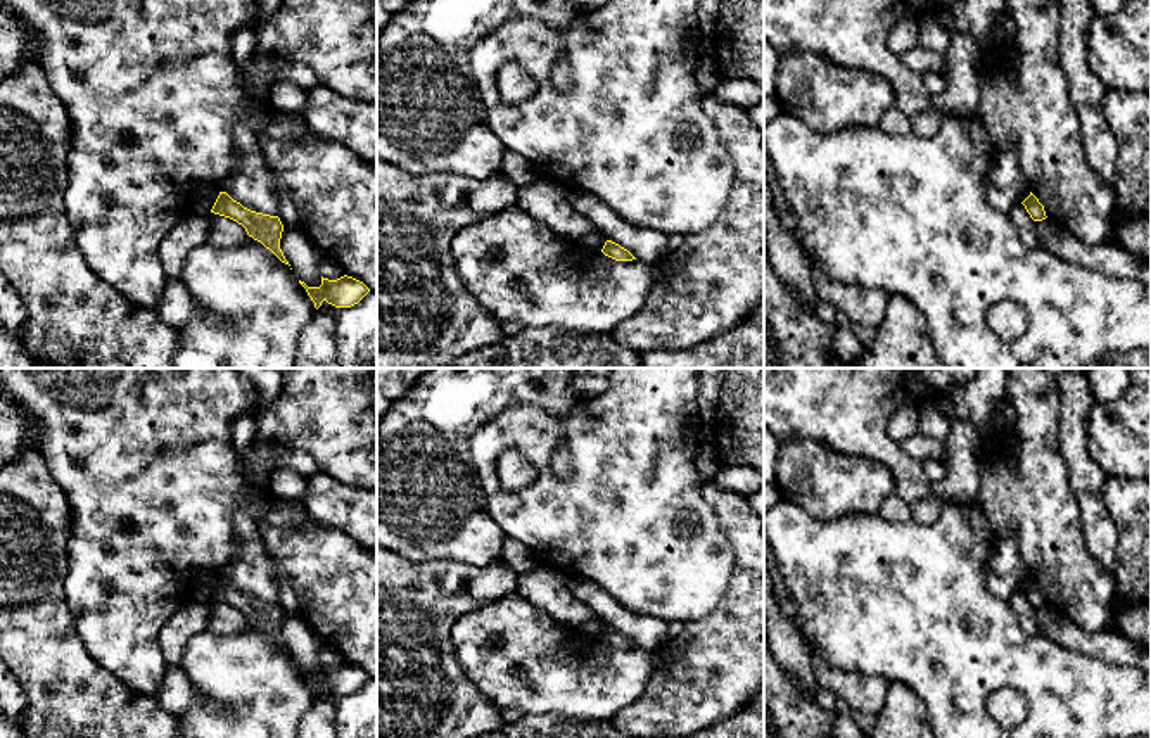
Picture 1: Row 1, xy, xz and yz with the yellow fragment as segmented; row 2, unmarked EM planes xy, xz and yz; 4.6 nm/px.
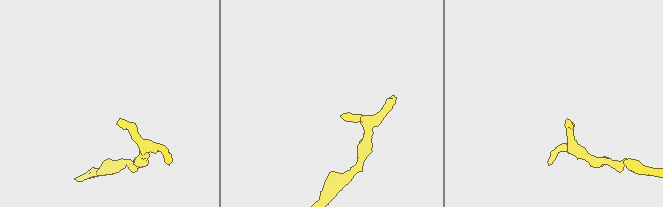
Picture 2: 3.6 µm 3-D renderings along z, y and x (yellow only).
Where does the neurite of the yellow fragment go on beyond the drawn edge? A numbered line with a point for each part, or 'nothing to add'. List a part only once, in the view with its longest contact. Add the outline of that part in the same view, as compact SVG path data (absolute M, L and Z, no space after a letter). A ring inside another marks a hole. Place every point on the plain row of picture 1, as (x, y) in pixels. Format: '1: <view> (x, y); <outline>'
nothing to add

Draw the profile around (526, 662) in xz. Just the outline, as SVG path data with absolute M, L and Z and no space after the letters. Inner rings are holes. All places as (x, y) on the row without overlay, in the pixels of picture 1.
M512 593L465 614L451 629L458 662L468 681L499 709L505 722L529 714L556 714L569 721L608 721L636 702L653 671L653 653L615 648L601 638L558 622Z

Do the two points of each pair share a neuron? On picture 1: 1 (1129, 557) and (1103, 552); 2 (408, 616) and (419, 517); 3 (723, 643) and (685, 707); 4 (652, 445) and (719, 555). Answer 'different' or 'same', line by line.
1: different
2: different
3: same
4: same

